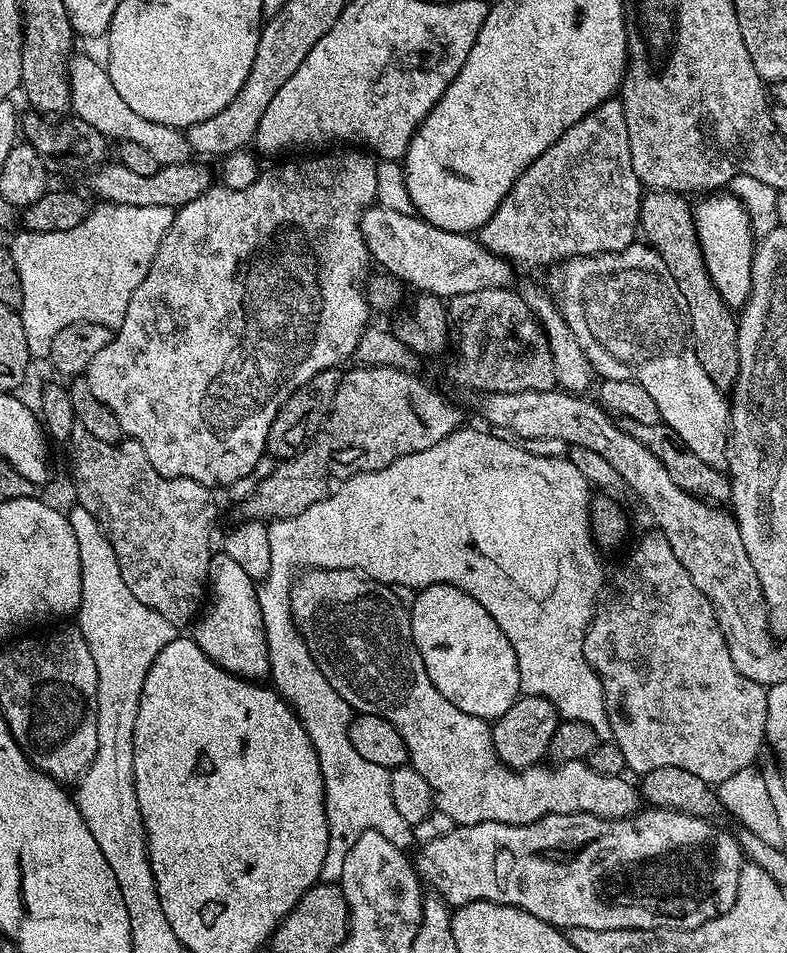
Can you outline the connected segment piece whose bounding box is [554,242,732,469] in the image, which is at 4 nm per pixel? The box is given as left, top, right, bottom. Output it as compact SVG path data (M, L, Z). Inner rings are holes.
M633 242L629 248L621 252L599 252L597 256L574 256L570 260L563 261L559 265L558 271L560 271L560 289L554 293L554 299L566 326L570 326L578 346L582 346L586 358L592 363L593 373L606 380L638 382L638 386L642 386L642 390L646 390L646 394L650 394L650 398L654 398L654 406L658 406L661 421L667 424L670 430L677 435L680 444L696 454L698 458L702 458L710 466L723 469L728 462L728 432L732 428L730 426L730 400L725 393L718 390L718 386L714 386L714 382L710 382L706 370L702 370L702 365L698 362L698 354L694 354L692 327L690 326L690 314L686 306L686 298L682 298L682 290L678 290L678 282L674 282L670 270L666 270L666 262L662 262L660 255L654 249L648 247L647 243Z

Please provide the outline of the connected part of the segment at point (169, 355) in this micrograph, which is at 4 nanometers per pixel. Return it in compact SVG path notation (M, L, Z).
M344 151L348 152L336 152L333 156L312 156L309 160L292 160L289 164L278 165L277 168L265 167L256 180L250 182L250 186L246 186L246 190L230 190L223 186L213 186L208 189L206 194L194 198L194 202L186 202L186 206L175 209L170 230L166 230L166 234L150 262L150 270L146 274L146 278L142 278L142 282L138 282L138 290L134 290L134 294L130 294L130 306L126 306L126 318L122 318L119 328L115 329L112 340L106 342L106 346L95 358L90 358L90 366L86 373L86 379L94 398L98 398L98 402L106 402L106 406L110 406L110 410L114 410L114 418L118 418L124 436L140 443L142 450L146 450L146 458L150 462L150 466L154 466L154 470L158 470L158 474L170 478L193 480L199 484L205 484L207 488L213 490L219 490L223 484L236 484L239 480L246 479L259 466L260 459L265 459L270 426L274 422L274 414L278 414L278 410L282 410L282 402L286 402L286 398L290 398L290 394L294 394L294 390L298 390L298 386L310 382L310 378L314 378L314 374L324 372L327 368L343 365L343 360L355 353L364 329L370 324L370 320L368 320L370 305L366 295L366 281L370 276L370 271L368 272L370 255L360 229L360 213L376 204L378 174L376 173L377 161L367 151Z

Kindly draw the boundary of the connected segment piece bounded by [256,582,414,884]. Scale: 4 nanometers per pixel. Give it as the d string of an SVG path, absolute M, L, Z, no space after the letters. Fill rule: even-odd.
M261 583L256 598L262 610L271 687L296 711L306 734L310 734L310 742L314 742L318 766L322 766L324 805L330 838L320 880L326 884L334 884L342 874L342 862L346 862L350 846L354 846L354 842L358 842L358 838L362 838L366 830L378 830L382 838L394 842L394 846L408 850L411 849L414 828L406 822L406 818L402 818L402 814L398 814L394 798L390 798L389 769L374 766L374 762L366 762L366 758L362 758L362 754L354 750L354 745L350 742L354 713L346 698L342 698L342 694L338 694L338 690L330 686L326 674L318 670L318 662L314 662L302 634L297 630L296 619L292 616L289 585Z

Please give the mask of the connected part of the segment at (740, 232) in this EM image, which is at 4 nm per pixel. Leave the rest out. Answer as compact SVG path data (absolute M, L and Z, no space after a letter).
M708 194L701 200L704 201L700 205L695 205L694 215L706 270L728 307L739 310L744 307L752 289L752 256L756 253L752 223L737 196Z

